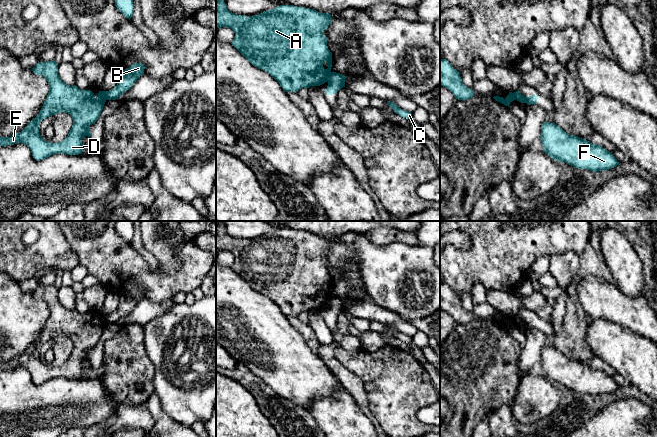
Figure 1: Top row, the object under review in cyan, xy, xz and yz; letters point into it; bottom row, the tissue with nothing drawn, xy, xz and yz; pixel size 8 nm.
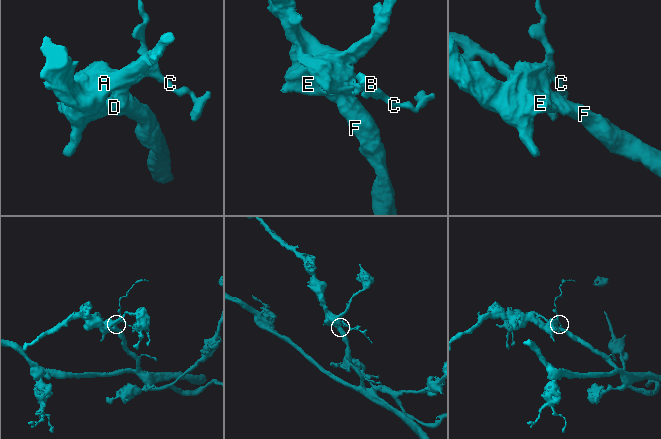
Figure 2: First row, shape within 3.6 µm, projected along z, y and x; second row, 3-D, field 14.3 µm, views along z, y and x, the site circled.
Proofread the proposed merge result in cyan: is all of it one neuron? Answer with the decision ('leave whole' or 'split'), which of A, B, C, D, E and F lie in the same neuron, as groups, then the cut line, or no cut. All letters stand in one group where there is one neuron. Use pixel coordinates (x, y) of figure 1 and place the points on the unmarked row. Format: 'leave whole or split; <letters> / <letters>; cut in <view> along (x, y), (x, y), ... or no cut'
split; A D E F / B C; cut in xy along (104, 315), (106, 323)

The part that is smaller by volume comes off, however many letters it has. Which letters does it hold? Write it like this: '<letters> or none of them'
B, C

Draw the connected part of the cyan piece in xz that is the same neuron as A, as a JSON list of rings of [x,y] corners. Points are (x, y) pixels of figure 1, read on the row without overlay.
[[[216,221],[216,250],[228,251],[234,257],[232,269],[253,290],[268,296],[285,316],[320,310],[329,304],[332,277],[323,255],[332,247],[329,237],[294,229],[280,229],[259,239],[246,241],[230,236],[223,221]]]

